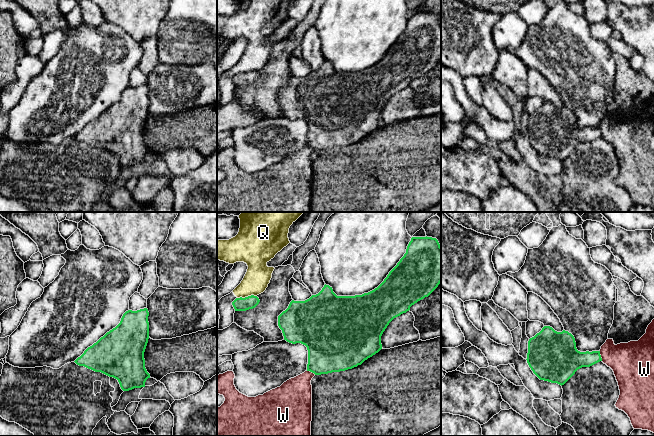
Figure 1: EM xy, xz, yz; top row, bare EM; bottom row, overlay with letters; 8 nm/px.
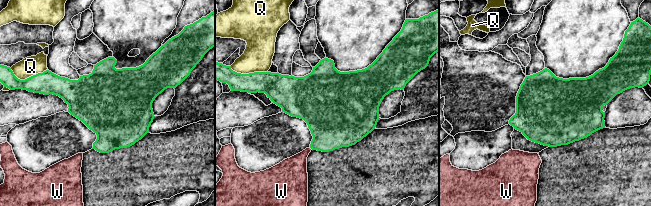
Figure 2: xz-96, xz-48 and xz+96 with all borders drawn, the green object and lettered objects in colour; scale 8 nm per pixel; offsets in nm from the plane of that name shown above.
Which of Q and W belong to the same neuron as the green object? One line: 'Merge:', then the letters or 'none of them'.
Merge: none of them

